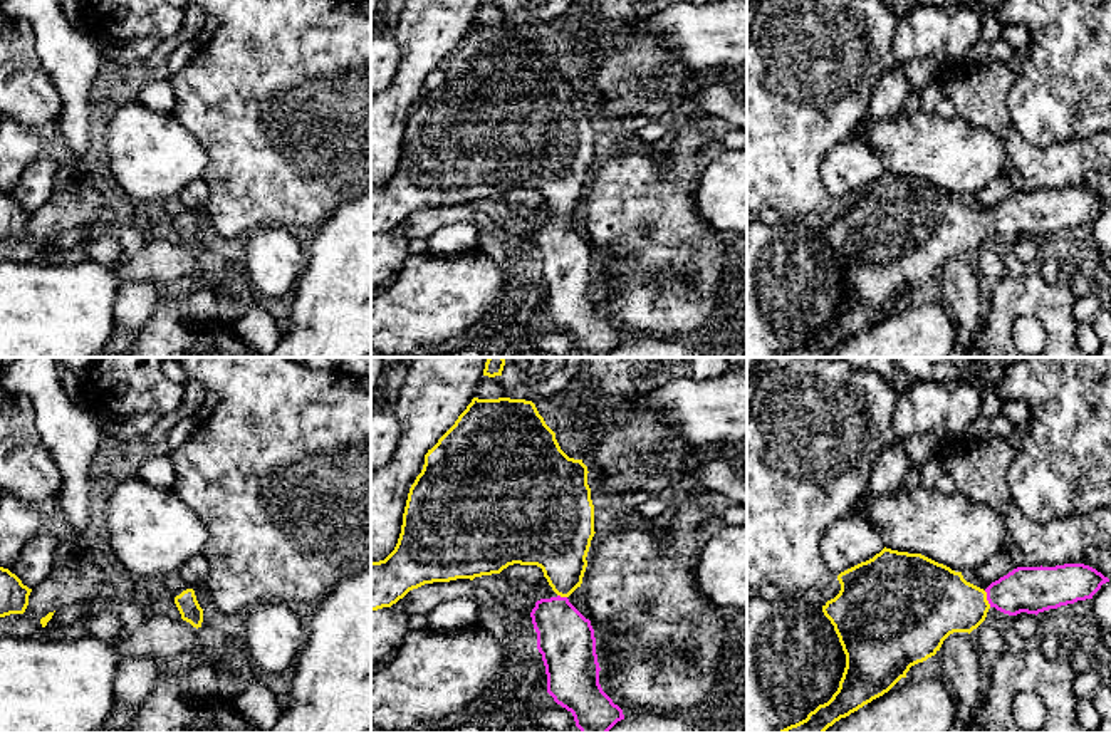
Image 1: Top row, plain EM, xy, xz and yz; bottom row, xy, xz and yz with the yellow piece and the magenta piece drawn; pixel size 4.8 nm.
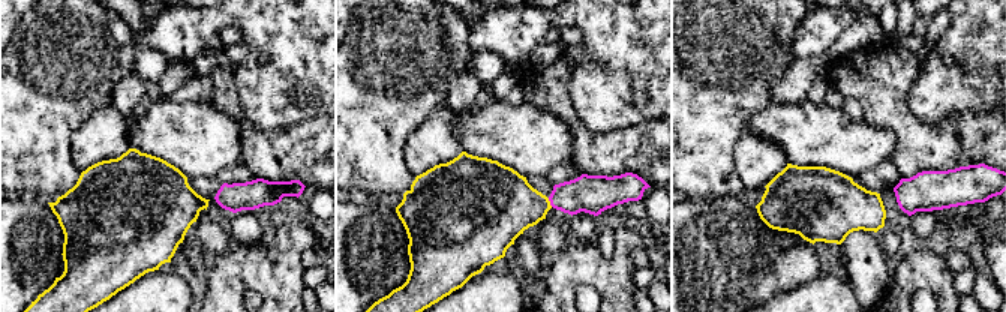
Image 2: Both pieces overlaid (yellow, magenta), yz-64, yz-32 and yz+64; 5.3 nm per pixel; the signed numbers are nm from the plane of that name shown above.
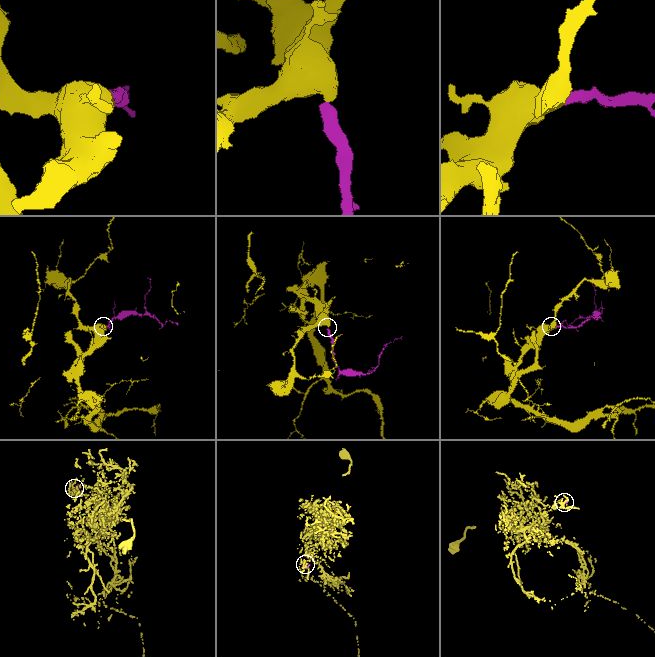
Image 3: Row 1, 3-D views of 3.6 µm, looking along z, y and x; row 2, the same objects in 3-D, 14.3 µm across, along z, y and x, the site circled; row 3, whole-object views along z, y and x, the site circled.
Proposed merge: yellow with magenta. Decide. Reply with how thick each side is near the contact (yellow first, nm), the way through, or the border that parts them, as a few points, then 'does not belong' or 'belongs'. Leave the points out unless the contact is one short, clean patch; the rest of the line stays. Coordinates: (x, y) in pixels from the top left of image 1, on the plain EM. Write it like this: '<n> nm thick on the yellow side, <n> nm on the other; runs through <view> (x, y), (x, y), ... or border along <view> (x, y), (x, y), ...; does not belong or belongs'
360 nm thick on the yellow side, 220 nm on the other; runs through yz (933, 225), (985, 223), (1026, 213); belongs

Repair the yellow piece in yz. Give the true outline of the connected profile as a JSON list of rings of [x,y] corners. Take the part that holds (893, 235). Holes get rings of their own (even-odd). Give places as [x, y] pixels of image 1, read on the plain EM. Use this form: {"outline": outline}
{"outline": [[[883,173],[873,183],[837,200],[839,218],[822,230],[834,250],[846,292],[832,322],[819,329],[806,344],[775,357],[824,357],[841,342],[888,317],[911,290],[935,280],[953,257],[972,257],[987,242],[990,231],[1017,240],[1039,238],[1077,225],[1093,223],[1109,206],[1096,193],[1084,188],[1056,191],[1017,191],[985,215],[967,206],[962,196],[938,188],[921,178]]]}

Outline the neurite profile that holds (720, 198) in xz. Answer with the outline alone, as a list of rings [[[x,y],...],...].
[[[747,148],[723,149],[702,169],[695,203],[717,231],[747,233]]]

